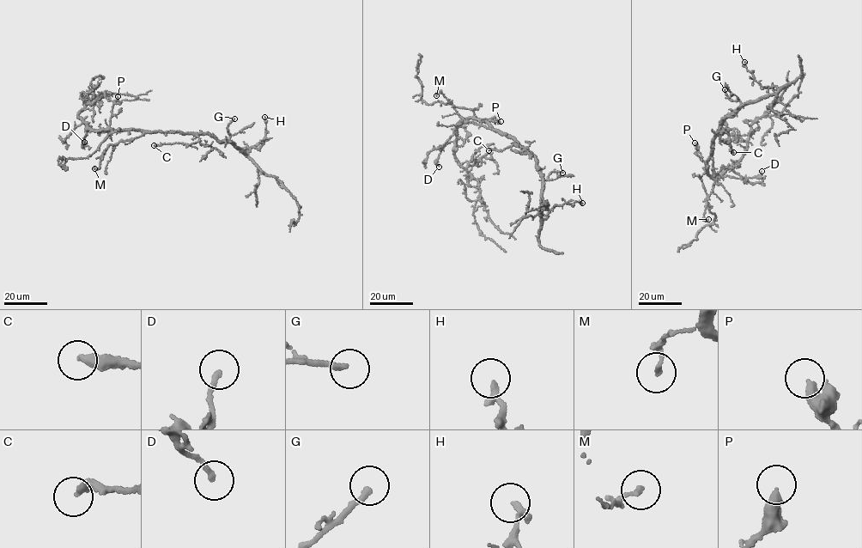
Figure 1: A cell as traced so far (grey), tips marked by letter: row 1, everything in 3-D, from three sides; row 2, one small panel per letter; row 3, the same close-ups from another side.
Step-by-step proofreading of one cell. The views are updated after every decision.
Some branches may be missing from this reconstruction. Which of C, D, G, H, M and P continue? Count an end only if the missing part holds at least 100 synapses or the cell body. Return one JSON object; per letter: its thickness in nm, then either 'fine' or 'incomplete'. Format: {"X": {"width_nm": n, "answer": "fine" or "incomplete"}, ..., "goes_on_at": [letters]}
{"C": {"width_nm": 280, "answer": "fine"}, "D": {"width_nm": 190, "answer": "fine"}, "G": {"width_nm": 220, "answer": "fine"}, "H": {"width_nm": 280, "answer": "fine"}, "M": {"width_nm": 150, "answer": "fine"}, "P": {"width_nm": 360, "answer": "fine"}, "goes_on_at": []}

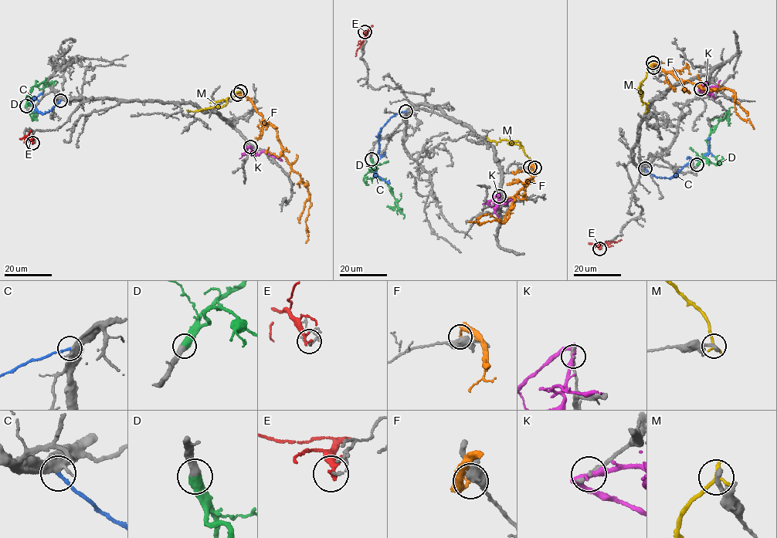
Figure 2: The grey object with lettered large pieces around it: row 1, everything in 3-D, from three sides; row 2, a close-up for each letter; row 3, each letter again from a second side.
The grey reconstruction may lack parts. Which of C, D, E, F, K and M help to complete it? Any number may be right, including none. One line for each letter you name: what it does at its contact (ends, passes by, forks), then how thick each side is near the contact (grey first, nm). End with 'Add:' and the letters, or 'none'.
D: it ends there; 440 nm thick on the grey side, 600 nm on the other
Add: D

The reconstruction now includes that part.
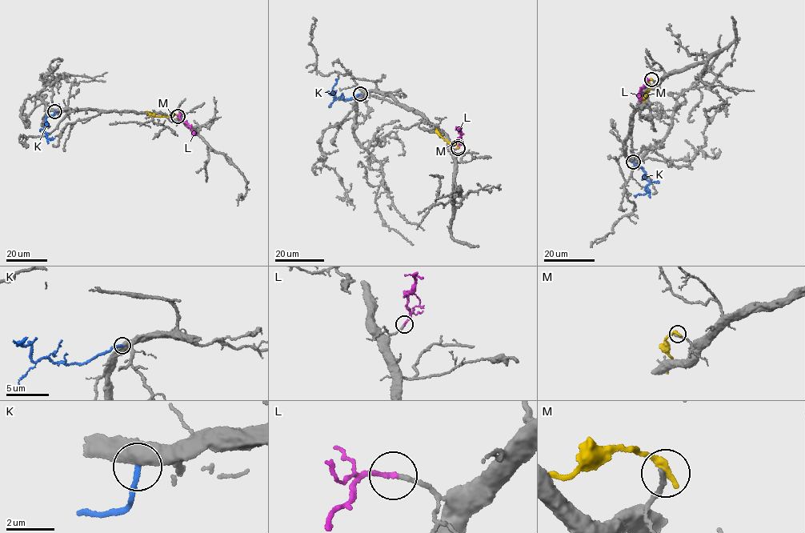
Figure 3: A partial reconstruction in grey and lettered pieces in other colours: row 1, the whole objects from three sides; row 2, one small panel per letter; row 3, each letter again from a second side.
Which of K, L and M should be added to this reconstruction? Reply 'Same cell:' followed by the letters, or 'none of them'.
Same cell: L

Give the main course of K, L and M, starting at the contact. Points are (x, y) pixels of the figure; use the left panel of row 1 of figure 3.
K: (55, 111), (54, 114), (46, 117), (44, 129), (47, 138), (54, 138)
L: (178, 116), (194, 132), (192, 136)
M: (178, 116), (175, 114), (169, 117), (155, 116), (146, 112)

